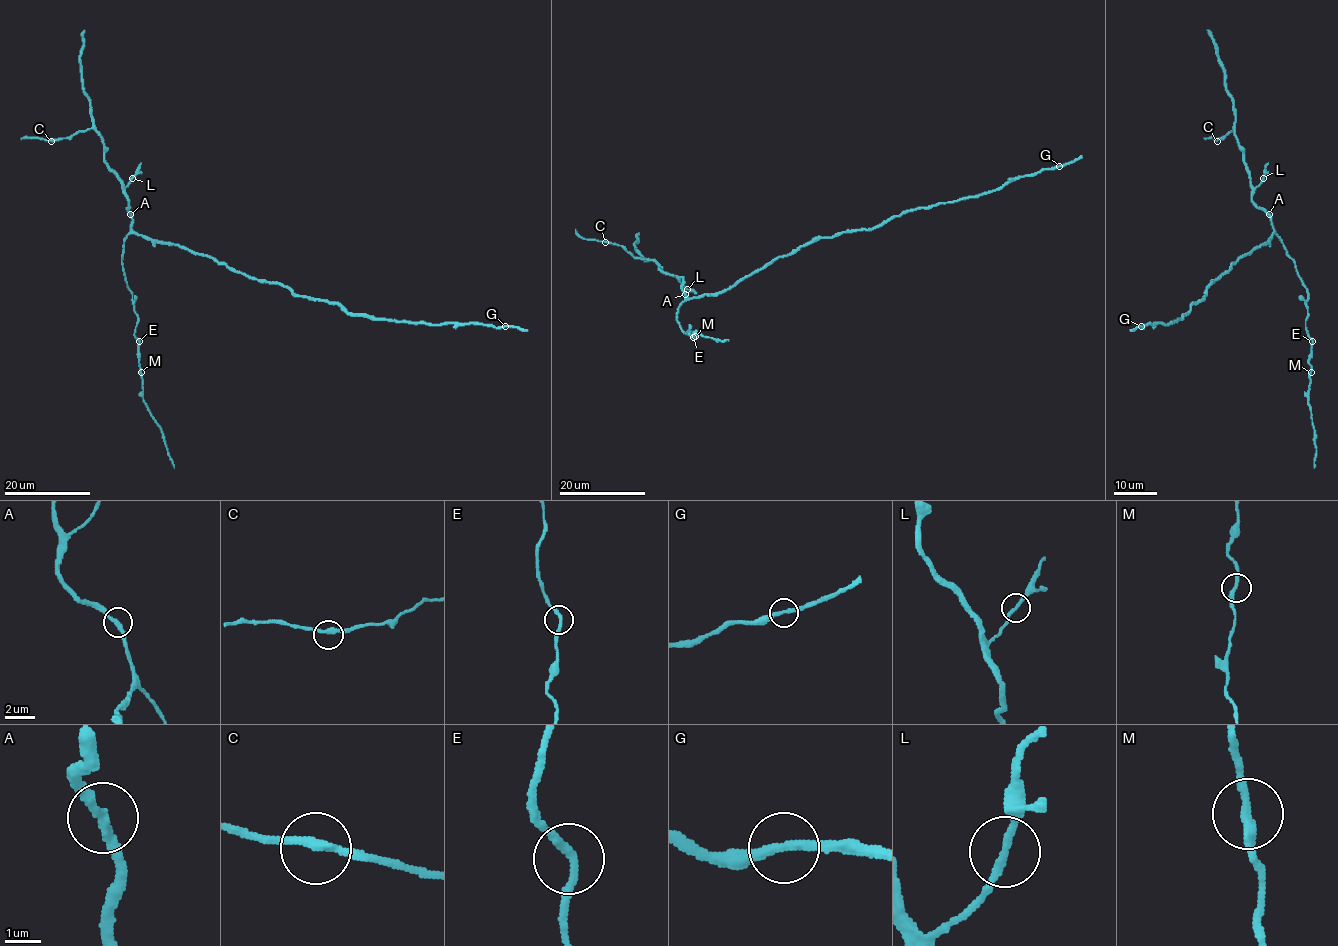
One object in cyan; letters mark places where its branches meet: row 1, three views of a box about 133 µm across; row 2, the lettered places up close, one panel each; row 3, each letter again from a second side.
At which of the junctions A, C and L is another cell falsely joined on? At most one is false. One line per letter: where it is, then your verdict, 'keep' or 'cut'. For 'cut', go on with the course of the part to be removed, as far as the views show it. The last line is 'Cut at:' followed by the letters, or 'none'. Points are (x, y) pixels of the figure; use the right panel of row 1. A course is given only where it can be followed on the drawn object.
A: place (1269, 214); keep
C: place (1217, 141); keep
L: place (1263, 178); keep
Cut at: none

